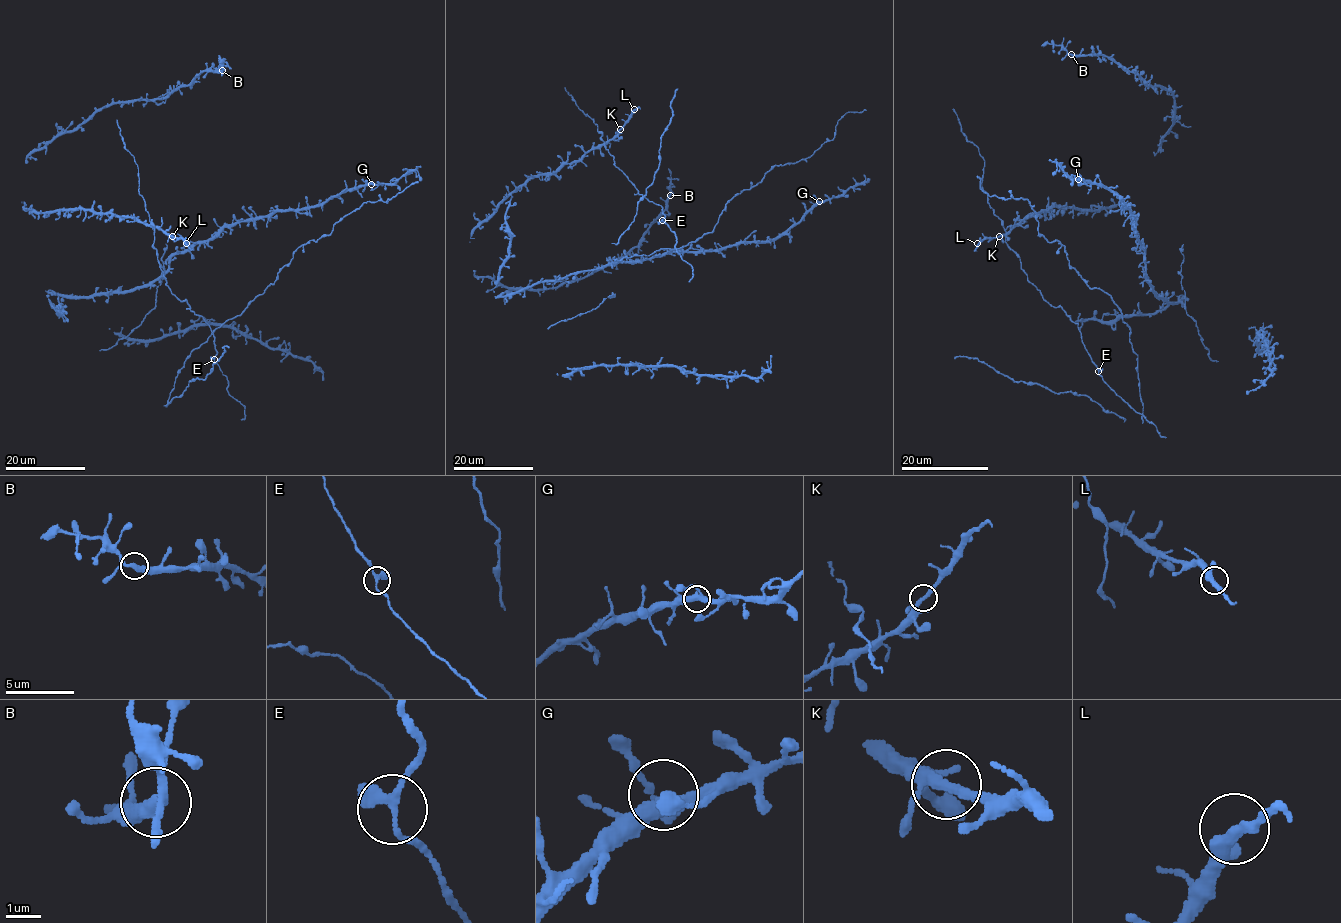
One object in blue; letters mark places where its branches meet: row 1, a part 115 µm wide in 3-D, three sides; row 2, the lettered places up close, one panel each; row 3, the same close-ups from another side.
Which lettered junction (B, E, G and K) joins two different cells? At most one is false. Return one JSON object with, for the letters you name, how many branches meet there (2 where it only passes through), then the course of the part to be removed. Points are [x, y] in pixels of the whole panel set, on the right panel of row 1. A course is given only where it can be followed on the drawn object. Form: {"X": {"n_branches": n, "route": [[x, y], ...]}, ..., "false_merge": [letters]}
{"false_merge": []}

